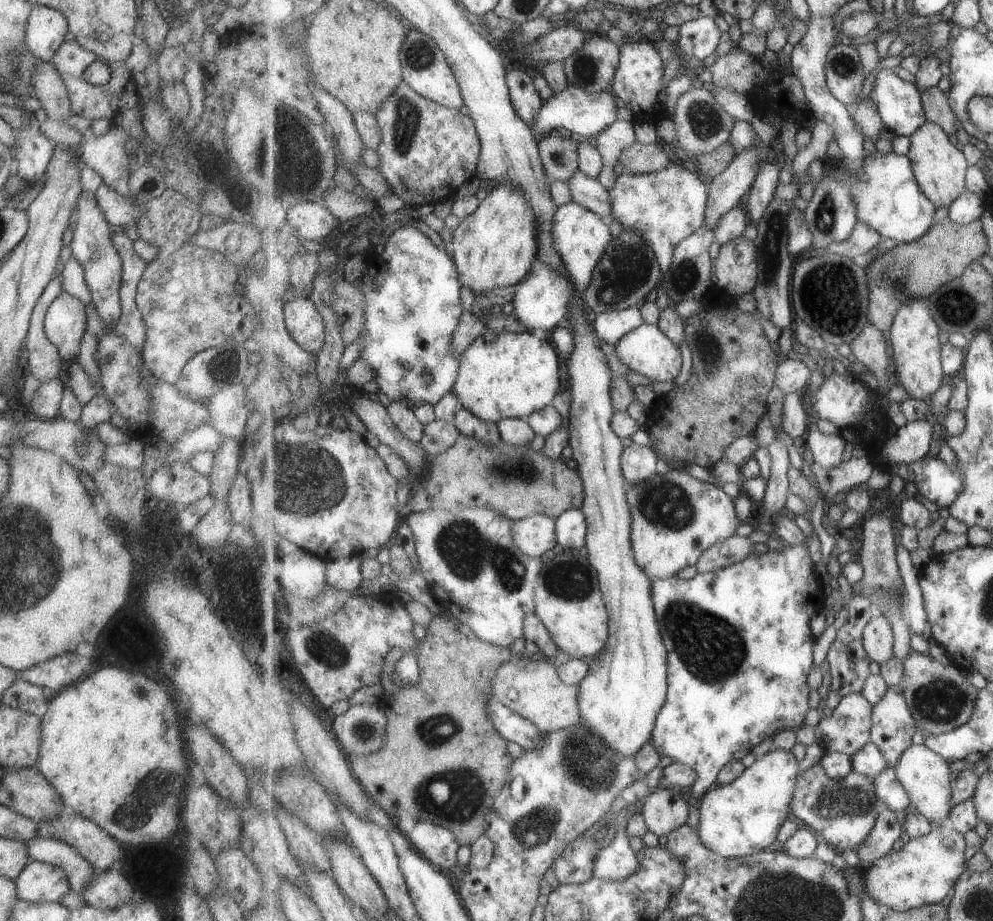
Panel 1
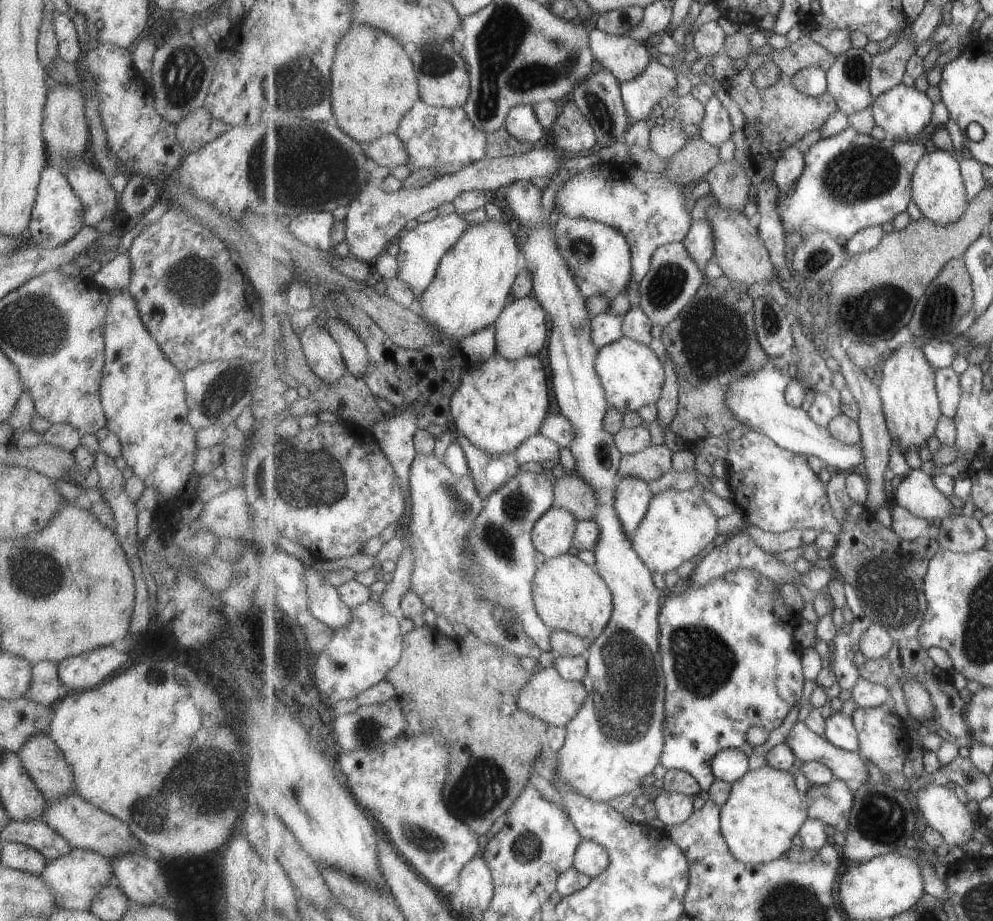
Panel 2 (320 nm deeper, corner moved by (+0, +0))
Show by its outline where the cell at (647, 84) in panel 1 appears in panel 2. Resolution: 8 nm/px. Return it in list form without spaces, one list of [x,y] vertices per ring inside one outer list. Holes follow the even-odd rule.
[[[599,28],[590,32],[598,66],[609,69],[621,83],[636,79],[655,56],[645,43],[627,35],[609,34]]]

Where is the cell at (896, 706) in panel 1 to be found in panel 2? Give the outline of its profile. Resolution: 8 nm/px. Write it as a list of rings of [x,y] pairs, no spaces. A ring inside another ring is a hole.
[[[889,700],[878,707],[858,706],[852,719],[859,731],[860,754],[874,763],[883,773],[903,772],[913,739],[905,720],[897,714],[893,701]]]

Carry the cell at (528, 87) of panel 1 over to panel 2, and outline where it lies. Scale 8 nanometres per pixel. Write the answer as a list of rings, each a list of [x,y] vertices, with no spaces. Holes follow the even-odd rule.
[[[517,105],[508,114],[504,125],[516,139],[524,143],[539,146],[546,136],[546,130],[540,125],[534,105]]]

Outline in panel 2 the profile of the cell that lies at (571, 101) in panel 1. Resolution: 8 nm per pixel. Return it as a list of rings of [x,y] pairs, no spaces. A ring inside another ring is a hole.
[[[653,57],[649,66],[636,79],[620,84],[632,122],[654,115],[663,98],[671,101],[676,97],[675,92],[679,88],[677,73],[676,68],[667,68]]]

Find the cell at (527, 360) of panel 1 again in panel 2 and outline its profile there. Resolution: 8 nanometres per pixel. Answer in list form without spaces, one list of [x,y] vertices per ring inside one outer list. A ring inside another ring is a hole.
[[[495,353],[489,360],[482,363],[472,364],[468,373],[462,377],[461,386],[455,391],[451,403],[451,412],[453,418],[453,427],[456,434],[461,434],[467,437],[476,447],[485,450],[492,455],[502,455],[513,453],[517,450],[517,447],[540,432],[540,428],[544,424],[544,420],[549,414],[549,406],[551,406],[551,400],[549,400],[549,380],[547,380],[547,370],[545,370],[545,364],[537,357],[525,357],[520,361],[512,361],[505,358],[501,353]]]

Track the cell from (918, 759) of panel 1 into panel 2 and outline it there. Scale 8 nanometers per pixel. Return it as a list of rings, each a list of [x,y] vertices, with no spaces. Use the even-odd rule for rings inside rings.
[[[929,785],[921,787],[916,795],[921,814],[929,825],[941,832],[950,848],[965,846],[973,840],[977,821],[953,790],[945,785]]]

